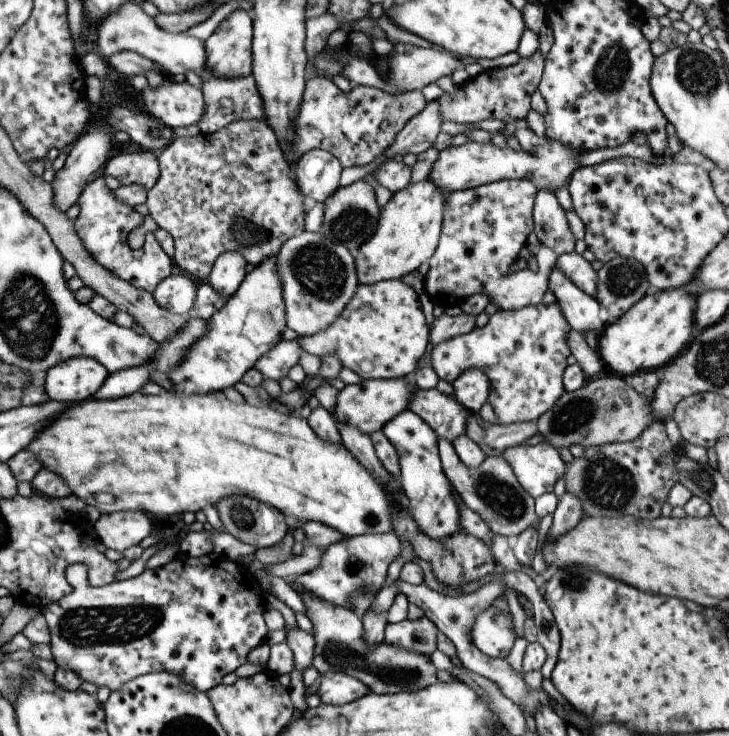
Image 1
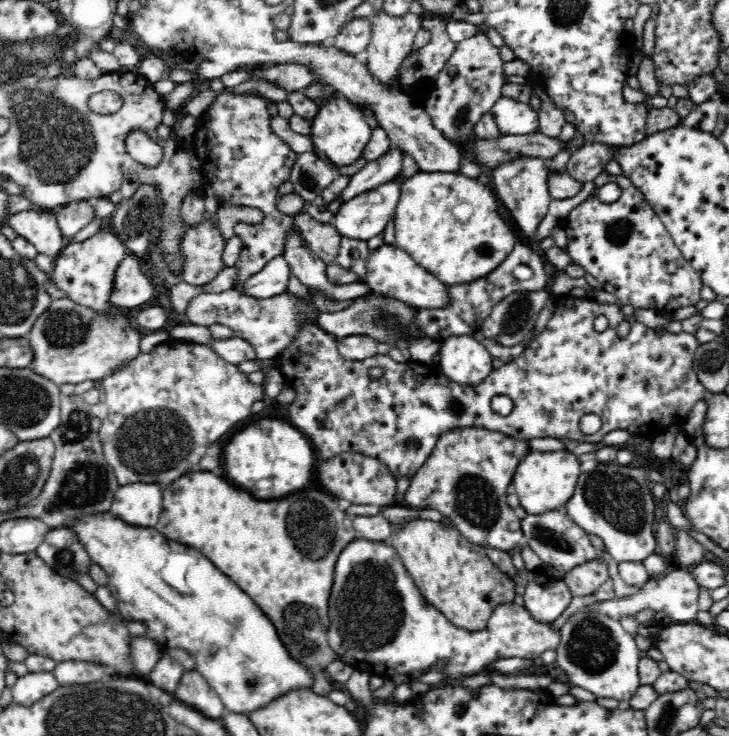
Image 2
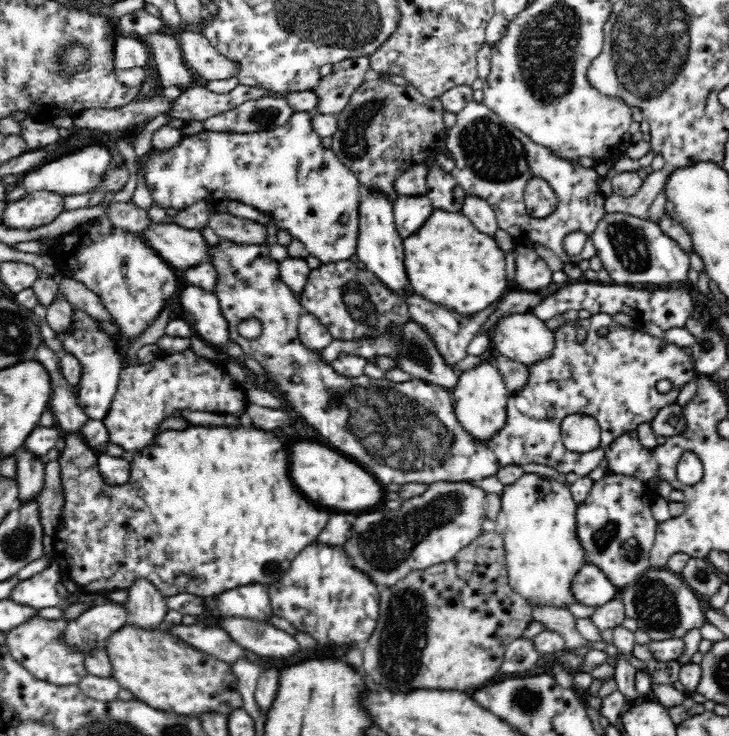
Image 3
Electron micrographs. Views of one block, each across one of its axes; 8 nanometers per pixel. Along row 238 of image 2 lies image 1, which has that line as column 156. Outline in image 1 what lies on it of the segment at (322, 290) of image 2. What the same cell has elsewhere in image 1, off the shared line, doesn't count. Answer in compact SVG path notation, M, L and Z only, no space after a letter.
M173 272L151 292L158 306L171 313L189 314L200 282L191 276Z

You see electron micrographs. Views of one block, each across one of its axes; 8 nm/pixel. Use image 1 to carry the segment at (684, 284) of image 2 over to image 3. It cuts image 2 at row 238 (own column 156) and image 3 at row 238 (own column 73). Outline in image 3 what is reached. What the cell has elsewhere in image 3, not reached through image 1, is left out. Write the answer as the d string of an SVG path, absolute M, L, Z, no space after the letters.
M620 213L606 214L590 236L582 232L564 237L563 248L567 254L578 255L586 244L592 244L611 276L611 283L629 286L666 287L670 283L688 283L689 255L673 238L664 234L659 224Z

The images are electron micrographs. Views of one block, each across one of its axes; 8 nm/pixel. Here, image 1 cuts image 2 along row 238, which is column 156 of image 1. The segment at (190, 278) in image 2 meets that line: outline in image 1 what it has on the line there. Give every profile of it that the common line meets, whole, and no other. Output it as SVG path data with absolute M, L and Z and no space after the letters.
M236 119L234 122L230 122L229 125L213 133L204 134L200 132L199 135L191 137L176 137L165 149L157 153L157 159L160 169L159 179L147 192L146 208L159 228L164 228L166 232L169 232L173 236L175 244L173 259L176 268L184 270L186 274L190 274L192 278L200 283L206 282L217 258L224 253L238 251L248 264L256 266L265 258L277 256L277 252L289 238L299 235L305 230L306 212L304 211L304 196L299 191L297 181L294 180L294 170L289 167L277 136L264 121L258 119Z

